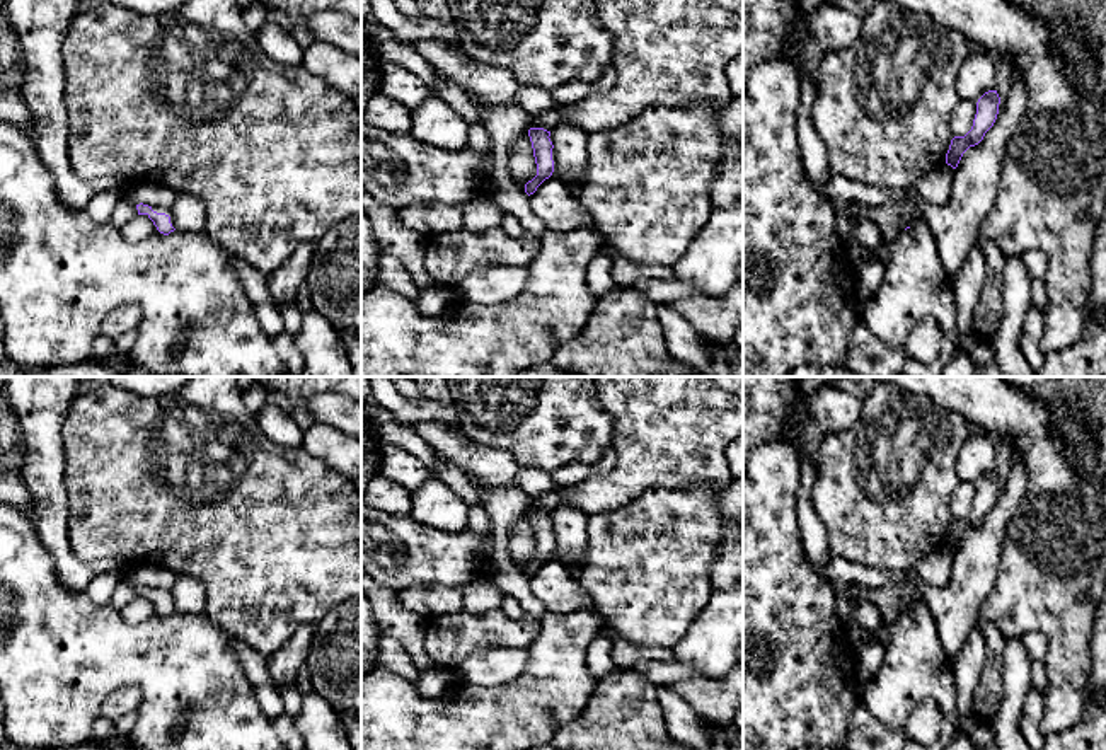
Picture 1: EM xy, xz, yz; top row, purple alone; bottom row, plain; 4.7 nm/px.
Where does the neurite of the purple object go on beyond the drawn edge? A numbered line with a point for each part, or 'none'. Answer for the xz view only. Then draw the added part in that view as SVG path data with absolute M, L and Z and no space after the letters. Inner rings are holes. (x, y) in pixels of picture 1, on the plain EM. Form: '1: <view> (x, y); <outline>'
none

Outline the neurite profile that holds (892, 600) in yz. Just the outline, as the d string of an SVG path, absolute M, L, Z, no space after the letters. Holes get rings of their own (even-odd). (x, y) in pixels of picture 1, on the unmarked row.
M849 585L849 591L852 598L857 600L871 600L881 615L881 624L896 620L905 610L908 603L920 603L922 595L920 588L913 585L888 585L878 588L862 588L859 585Z

